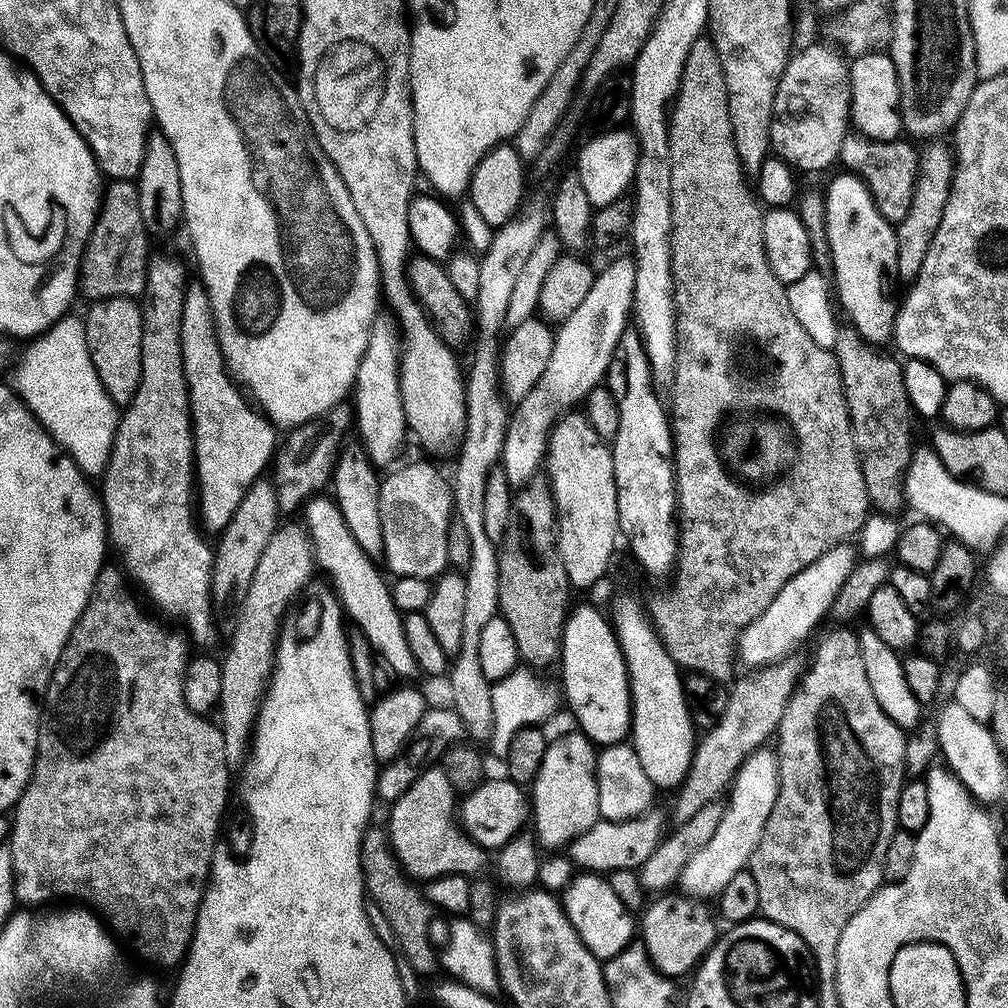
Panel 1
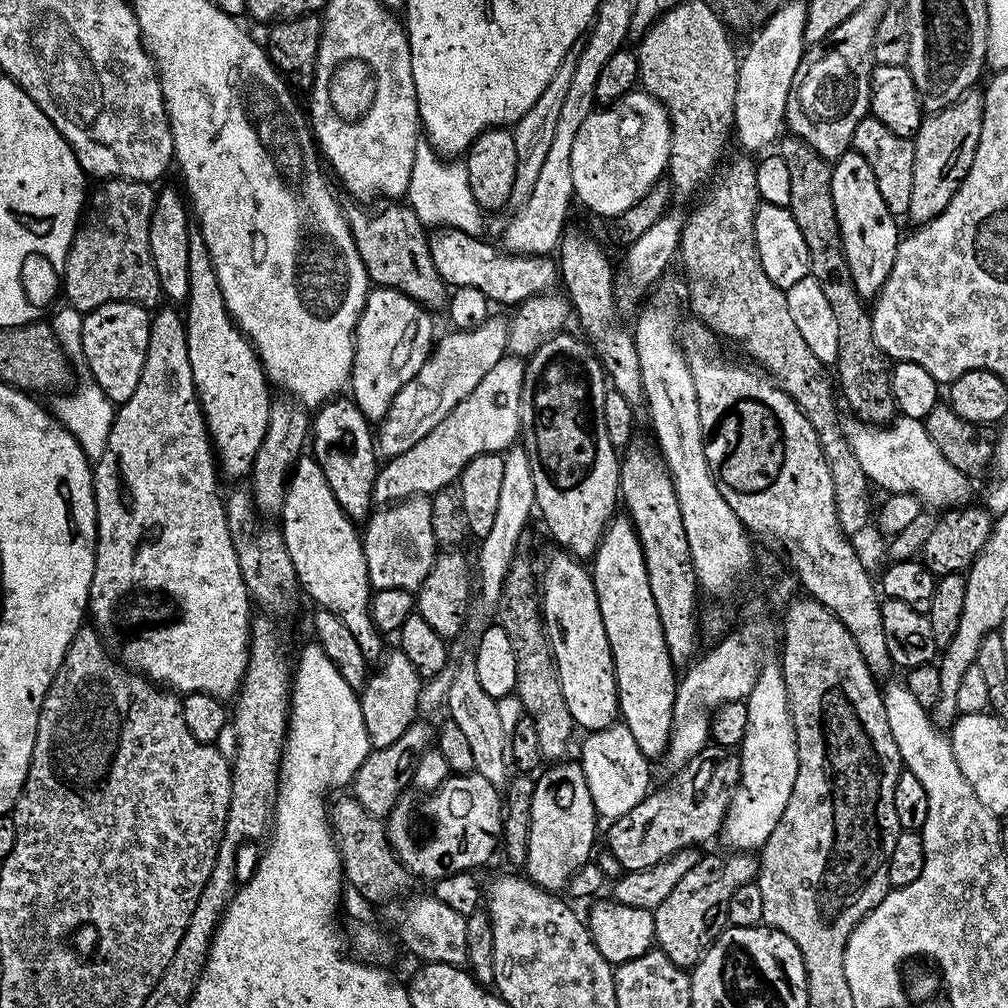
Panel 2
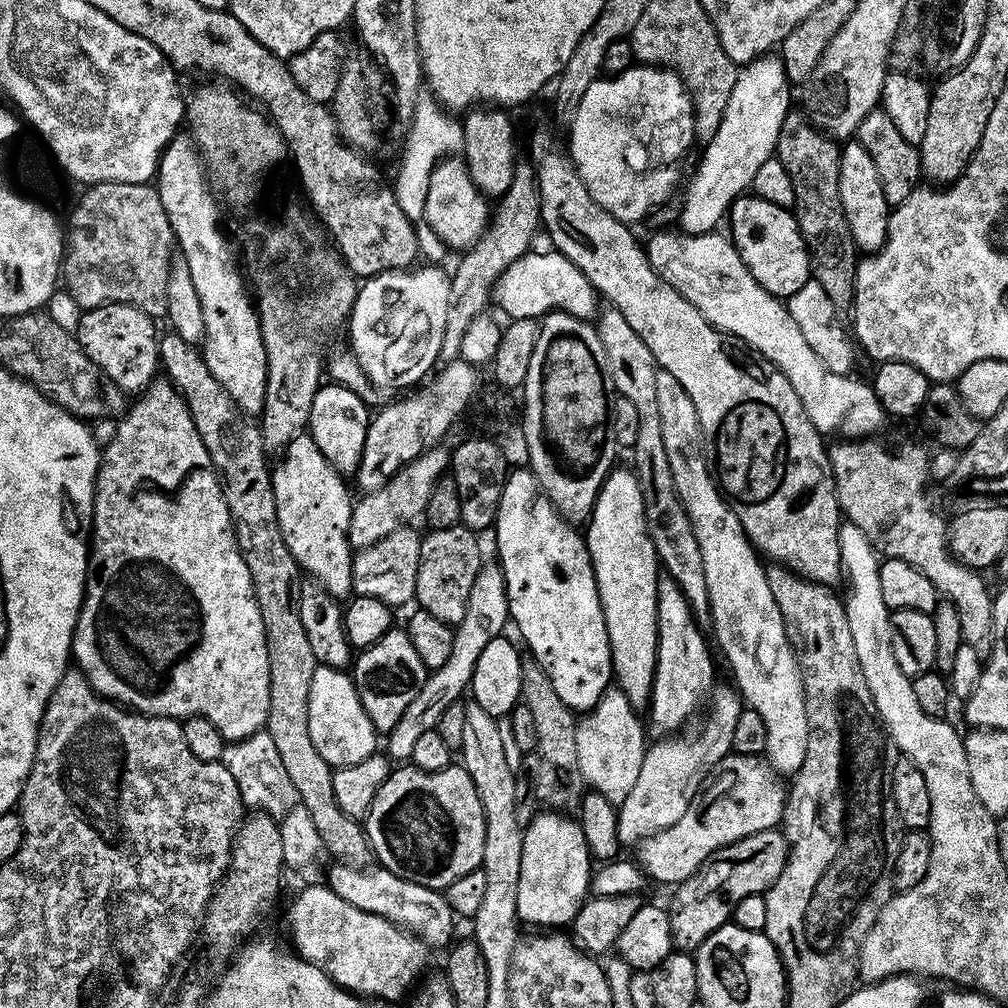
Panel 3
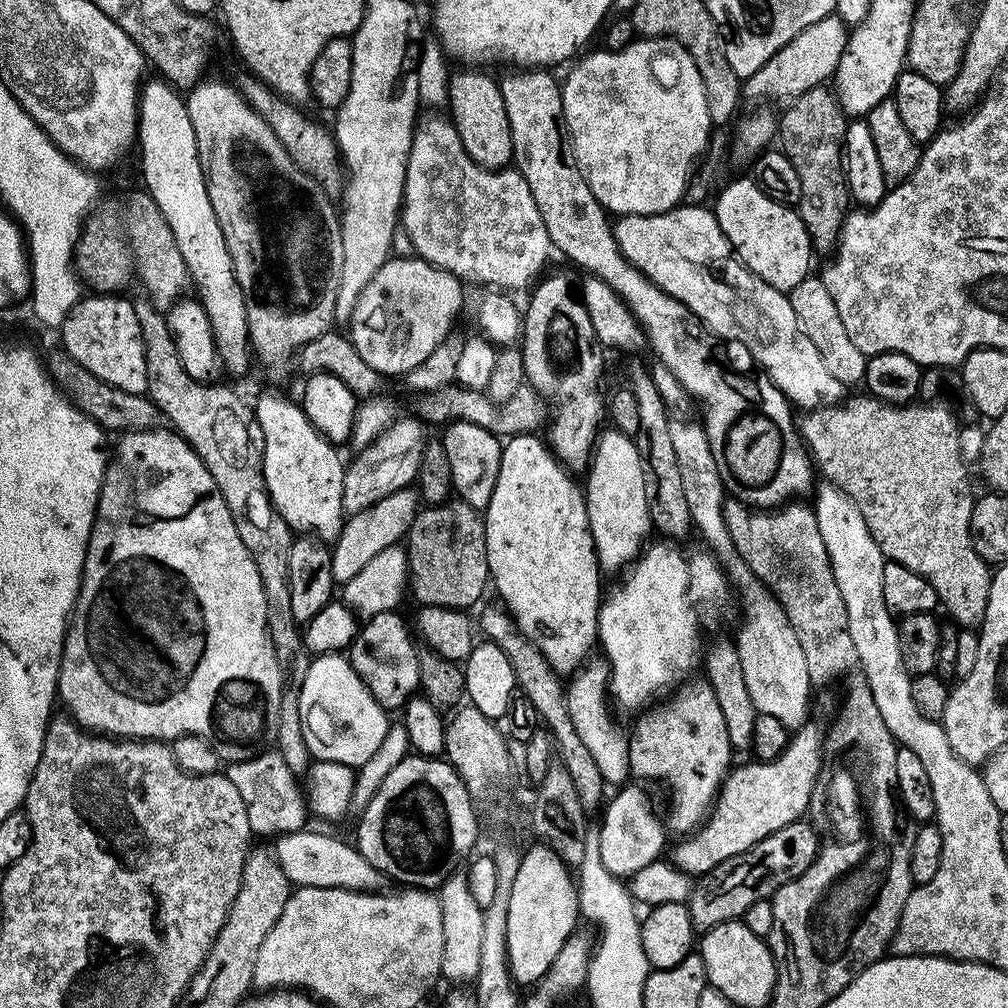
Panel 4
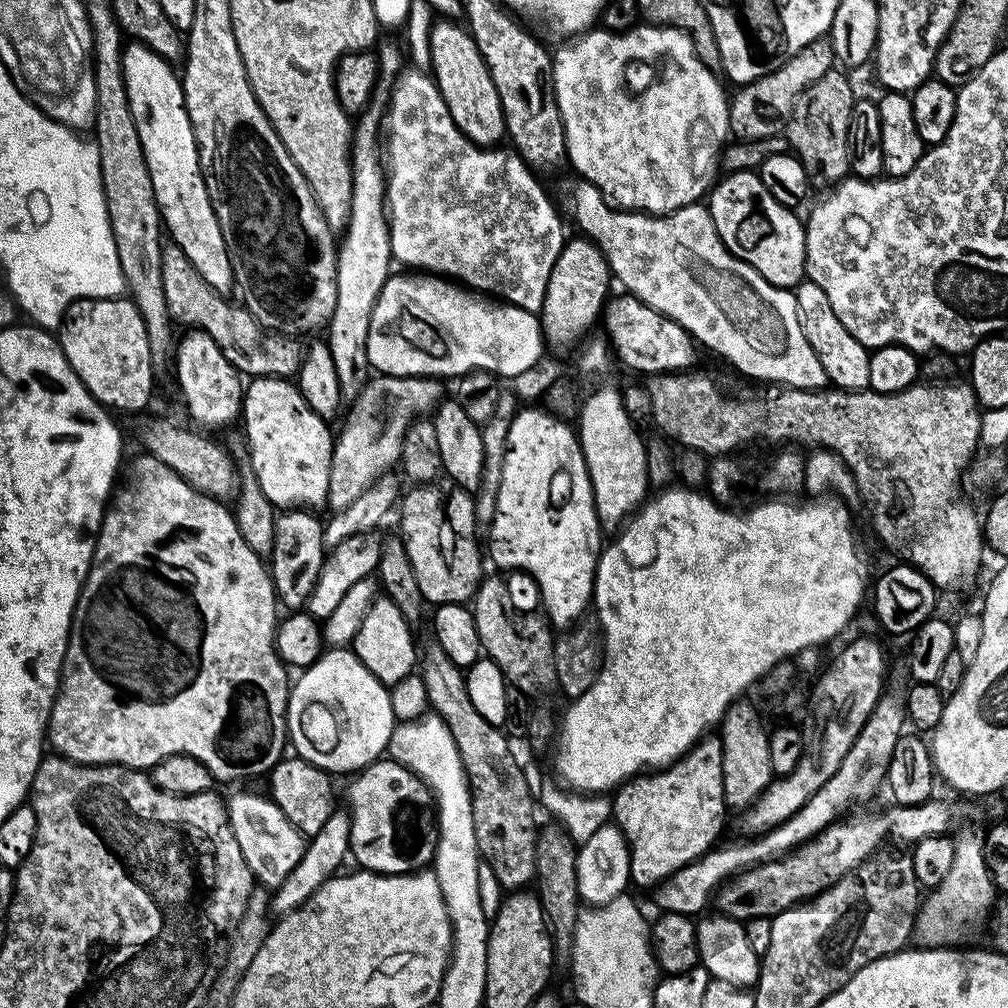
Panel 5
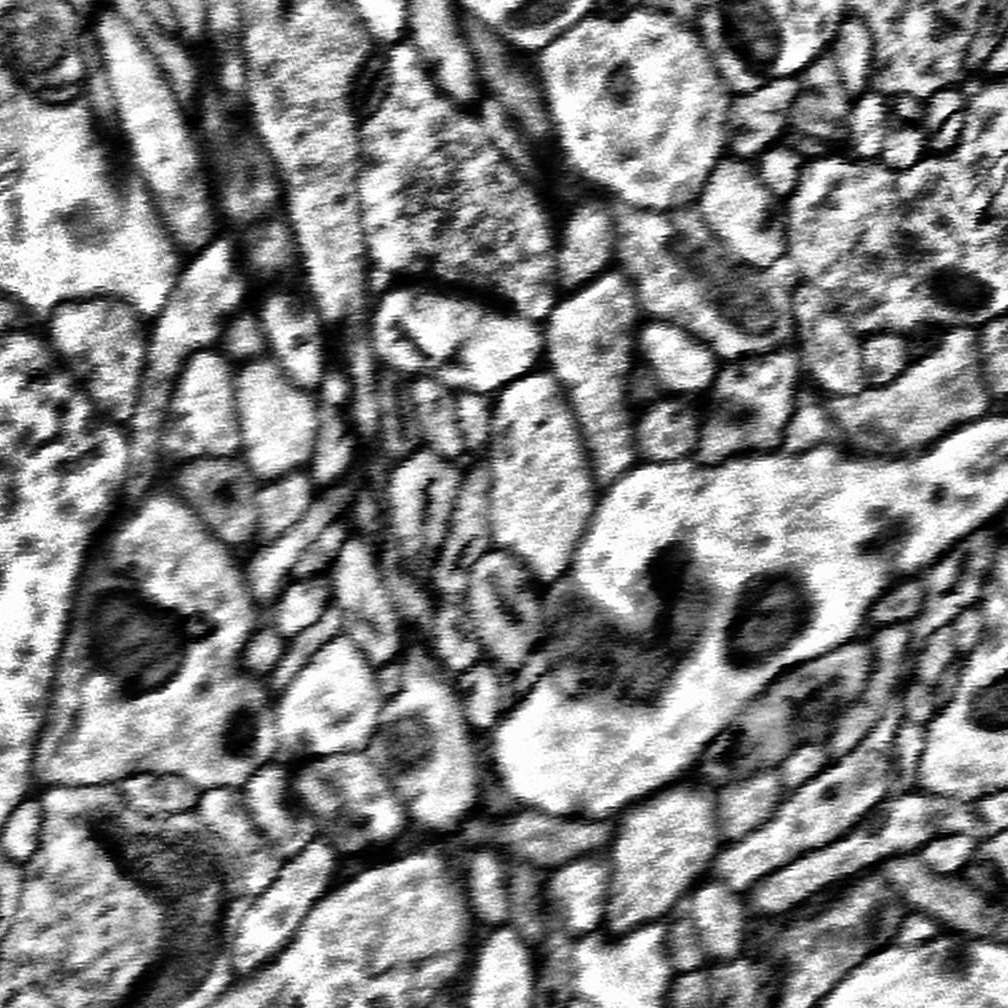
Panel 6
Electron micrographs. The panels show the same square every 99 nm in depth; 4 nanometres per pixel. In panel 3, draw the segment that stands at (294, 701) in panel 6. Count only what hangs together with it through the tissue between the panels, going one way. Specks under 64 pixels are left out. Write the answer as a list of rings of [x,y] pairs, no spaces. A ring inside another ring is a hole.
[[[317,667],[314,678],[310,682],[308,717],[310,718],[310,738],[318,754],[322,754],[327,764],[336,768],[345,768],[354,762],[362,762],[362,758],[373,755],[377,751],[378,733],[372,727],[366,710],[362,710],[362,702],[347,671]]]

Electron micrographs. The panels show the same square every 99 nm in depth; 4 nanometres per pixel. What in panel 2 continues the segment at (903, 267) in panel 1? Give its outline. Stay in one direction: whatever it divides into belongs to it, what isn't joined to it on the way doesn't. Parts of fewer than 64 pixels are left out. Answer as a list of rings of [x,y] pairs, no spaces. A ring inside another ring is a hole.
[[[971,90],[958,102],[954,102],[950,106],[946,106],[942,110],[938,110],[937,112],[925,115],[923,119],[920,121],[920,125],[917,128],[916,135],[912,140],[912,145],[914,146],[914,183],[913,183],[913,193],[910,194],[910,210],[908,211],[907,219],[909,221],[913,221],[913,225],[923,226],[928,224],[934,218],[938,216],[938,214],[942,213],[946,210],[946,206],[950,204],[950,199],[957,193],[957,190],[962,186],[962,182],[966,178],[966,174],[970,170],[970,166],[974,162],[974,154],[978,150],[978,138],[982,134],[982,118],[981,114],[984,113],[984,97],[981,95],[979,91]]]

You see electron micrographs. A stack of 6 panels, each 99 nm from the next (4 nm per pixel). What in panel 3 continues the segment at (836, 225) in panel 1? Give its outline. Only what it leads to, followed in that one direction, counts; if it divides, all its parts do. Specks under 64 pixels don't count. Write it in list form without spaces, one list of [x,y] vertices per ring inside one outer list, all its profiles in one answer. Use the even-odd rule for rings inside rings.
[[[855,138],[847,141],[840,149],[838,198],[842,200],[842,210],[857,249],[864,254],[877,252],[888,241],[890,206],[886,202],[886,194],[882,194],[878,169],[874,167],[870,154],[866,154],[866,146],[862,146]]]

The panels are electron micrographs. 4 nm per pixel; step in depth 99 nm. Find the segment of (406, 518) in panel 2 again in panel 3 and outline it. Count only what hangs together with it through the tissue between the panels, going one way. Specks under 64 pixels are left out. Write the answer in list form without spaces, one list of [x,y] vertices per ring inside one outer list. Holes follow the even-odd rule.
[[[407,526],[394,530],[373,545],[359,549],[352,558],[352,592],[366,598],[378,598],[389,606],[411,601],[416,594],[421,533]]]

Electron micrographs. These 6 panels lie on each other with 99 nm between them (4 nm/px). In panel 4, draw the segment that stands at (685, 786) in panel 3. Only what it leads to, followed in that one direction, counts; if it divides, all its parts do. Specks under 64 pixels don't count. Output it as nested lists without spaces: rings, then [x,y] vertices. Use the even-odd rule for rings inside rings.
[[[624,786],[612,801],[607,801],[608,808],[616,812],[612,824],[599,825],[601,834],[602,863],[610,875],[619,878],[631,878],[635,872],[642,870],[642,866],[650,866],[650,862],[661,859],[664,848],[665,829],[656,821],[656,816],[652,812],[644,812],[640,816],[640,824],[632,824],[636,812],[640,812],[647,806],[648,800],[636,788]]]

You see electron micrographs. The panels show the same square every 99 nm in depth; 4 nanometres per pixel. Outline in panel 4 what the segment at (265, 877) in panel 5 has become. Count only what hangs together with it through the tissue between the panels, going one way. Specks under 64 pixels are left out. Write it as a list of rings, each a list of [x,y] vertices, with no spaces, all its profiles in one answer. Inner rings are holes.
[[[303,828],[296,832],[280,834],[275,840],[274,855],[291,885],[306,888],[345,888],[351,892],[375,892],[385,883],[384,873],[378,871],[361,854],[355,843],[312,832]]]

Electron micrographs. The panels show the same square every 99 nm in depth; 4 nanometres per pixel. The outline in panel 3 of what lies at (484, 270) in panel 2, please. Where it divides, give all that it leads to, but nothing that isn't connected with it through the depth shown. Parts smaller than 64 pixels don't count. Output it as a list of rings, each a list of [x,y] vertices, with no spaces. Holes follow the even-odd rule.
[[[529,250],[524,256],[510,262],[510,266],[506,266],[506,270],[492,285],[491,299],[494,304],[508,315],[509,321],[536,320],[557,310],[568,312],[579,320],[591,321],[592,299],[598,296],[596,289],[586,274],[582,274],[582,270],[570,262],[570,258],[555,250],[547,251]]]

